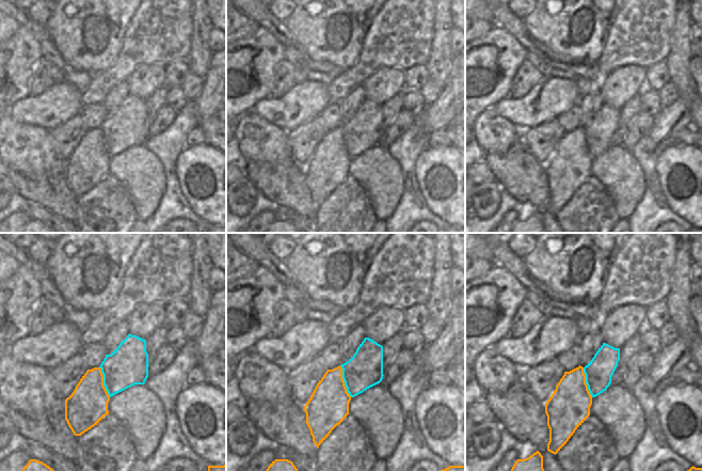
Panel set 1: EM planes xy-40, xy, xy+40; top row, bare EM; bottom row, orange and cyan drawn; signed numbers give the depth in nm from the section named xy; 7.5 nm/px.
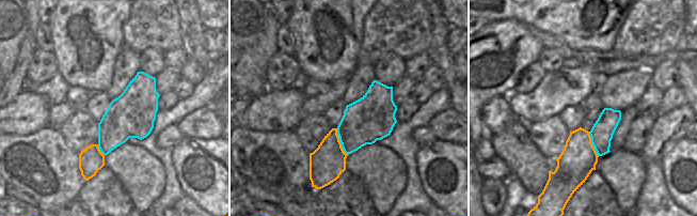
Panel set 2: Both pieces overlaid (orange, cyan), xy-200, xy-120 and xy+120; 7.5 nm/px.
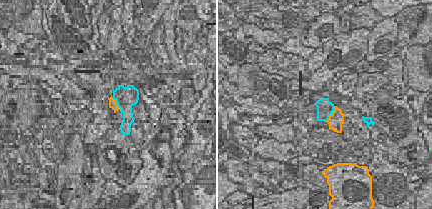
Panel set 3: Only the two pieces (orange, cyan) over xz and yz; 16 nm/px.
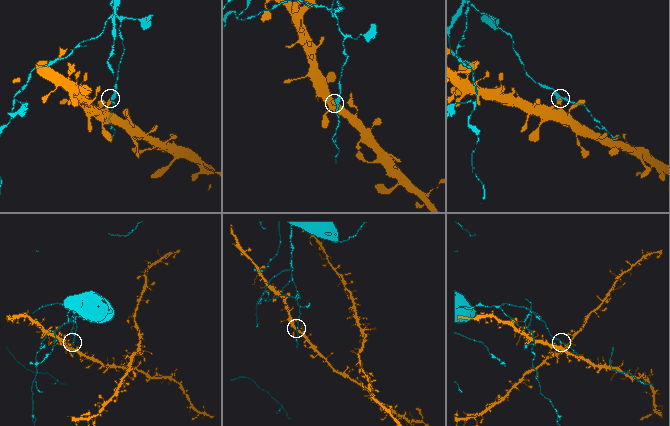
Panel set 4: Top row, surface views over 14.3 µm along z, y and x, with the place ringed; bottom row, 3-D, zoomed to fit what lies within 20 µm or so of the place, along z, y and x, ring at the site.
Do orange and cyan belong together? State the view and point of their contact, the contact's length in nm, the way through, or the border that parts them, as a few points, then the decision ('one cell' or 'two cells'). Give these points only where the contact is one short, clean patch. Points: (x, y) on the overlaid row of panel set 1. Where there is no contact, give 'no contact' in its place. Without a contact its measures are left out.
contact xy (344, 381); length 260 nm; border xy (339, 365), (346, 391), (351, 396); two cells

